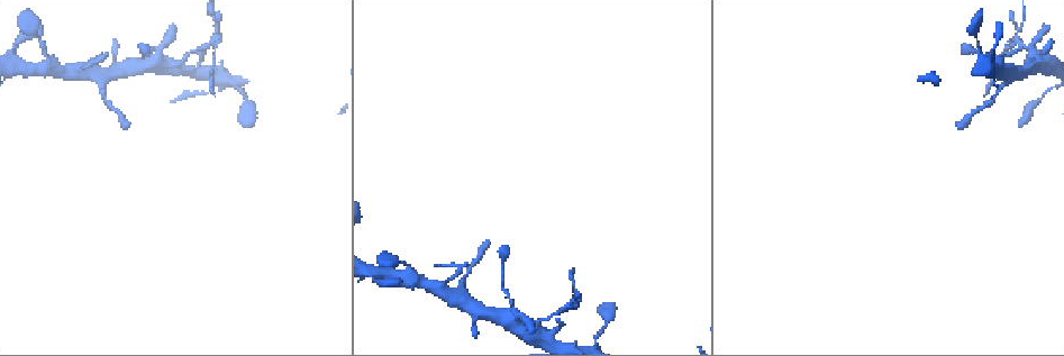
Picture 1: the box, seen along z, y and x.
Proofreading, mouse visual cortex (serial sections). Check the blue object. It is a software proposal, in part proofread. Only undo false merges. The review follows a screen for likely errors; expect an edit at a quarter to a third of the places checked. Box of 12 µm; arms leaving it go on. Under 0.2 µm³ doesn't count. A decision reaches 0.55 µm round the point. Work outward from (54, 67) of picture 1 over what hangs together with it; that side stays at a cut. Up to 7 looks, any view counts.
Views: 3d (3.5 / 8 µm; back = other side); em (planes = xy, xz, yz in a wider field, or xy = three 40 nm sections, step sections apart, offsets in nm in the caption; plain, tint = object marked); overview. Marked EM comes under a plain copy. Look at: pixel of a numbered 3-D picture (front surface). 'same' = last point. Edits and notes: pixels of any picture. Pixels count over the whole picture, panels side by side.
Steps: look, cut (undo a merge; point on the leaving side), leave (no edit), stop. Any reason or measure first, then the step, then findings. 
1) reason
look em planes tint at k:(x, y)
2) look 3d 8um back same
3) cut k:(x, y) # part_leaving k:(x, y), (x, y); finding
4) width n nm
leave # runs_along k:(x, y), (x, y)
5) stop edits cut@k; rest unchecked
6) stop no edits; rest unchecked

thin arm on a thick one
look em xy step 1 tint at 1:(176, 63)

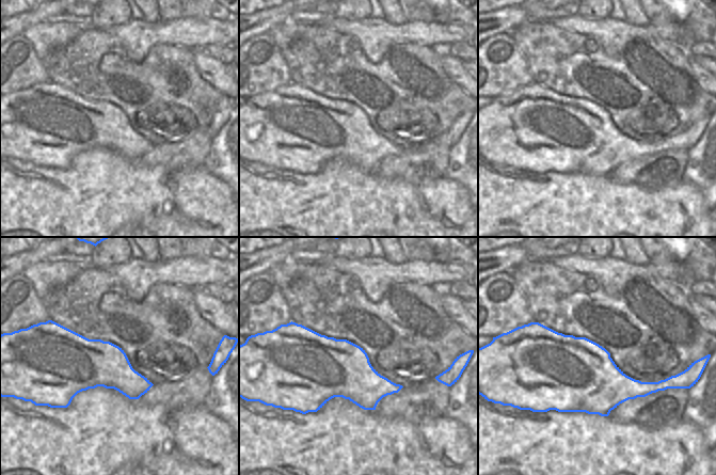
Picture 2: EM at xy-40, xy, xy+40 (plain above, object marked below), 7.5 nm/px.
see where the arms go
look 3d 3.5um back same

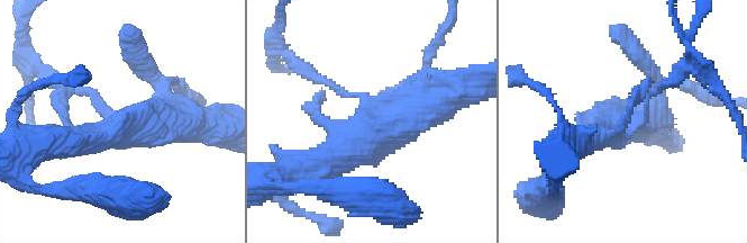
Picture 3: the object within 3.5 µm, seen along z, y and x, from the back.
arm_widths 100, 400, 500 nm
leave # runs_along 3:(183, 122), (117, 122), (65, 83); all the same cell

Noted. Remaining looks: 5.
thin neck
look 3d 8um at 1:(1022, 17)

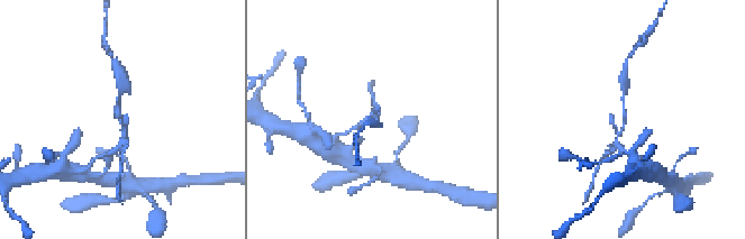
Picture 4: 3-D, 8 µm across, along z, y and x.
look 3d 3.5um back at 4:(121, 116)

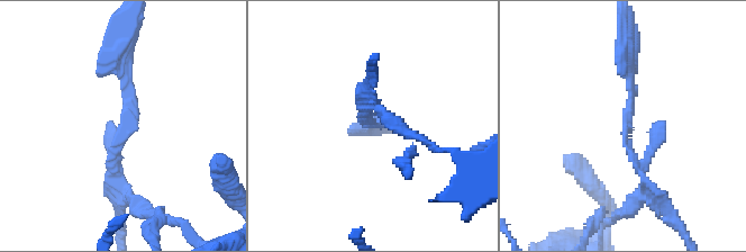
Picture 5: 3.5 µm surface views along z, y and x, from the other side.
look em xy step 2 tint at 5:(626, 132)

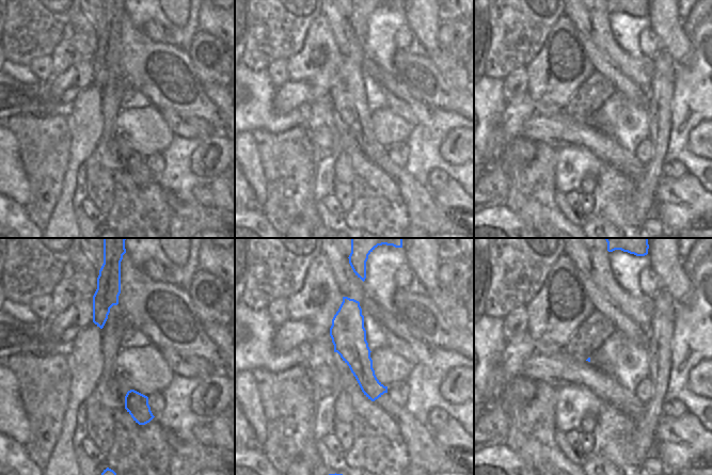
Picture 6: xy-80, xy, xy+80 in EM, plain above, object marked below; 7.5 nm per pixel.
cut 5:(126, 124) # part_leaving 5:(119, 186), (123, 89); two cells meet here

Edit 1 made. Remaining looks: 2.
sudden change in width
look 3d 3.5um at 1:(19, 69)

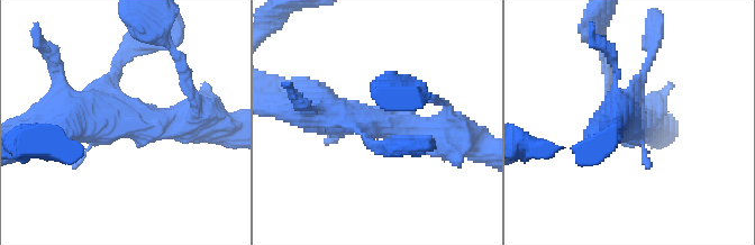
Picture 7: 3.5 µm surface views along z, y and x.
look em xy step 5 tint at 7:(128, 123)

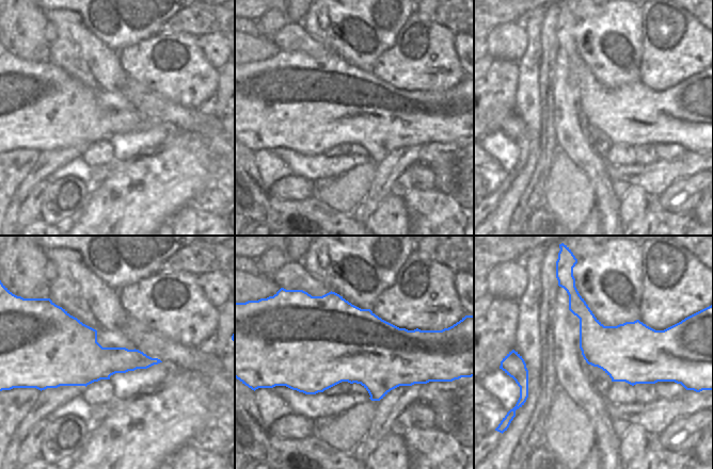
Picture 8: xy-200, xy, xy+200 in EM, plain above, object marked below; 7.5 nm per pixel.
leave # all the same cell

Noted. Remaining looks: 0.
stop edits cut@5; rest unchecked

